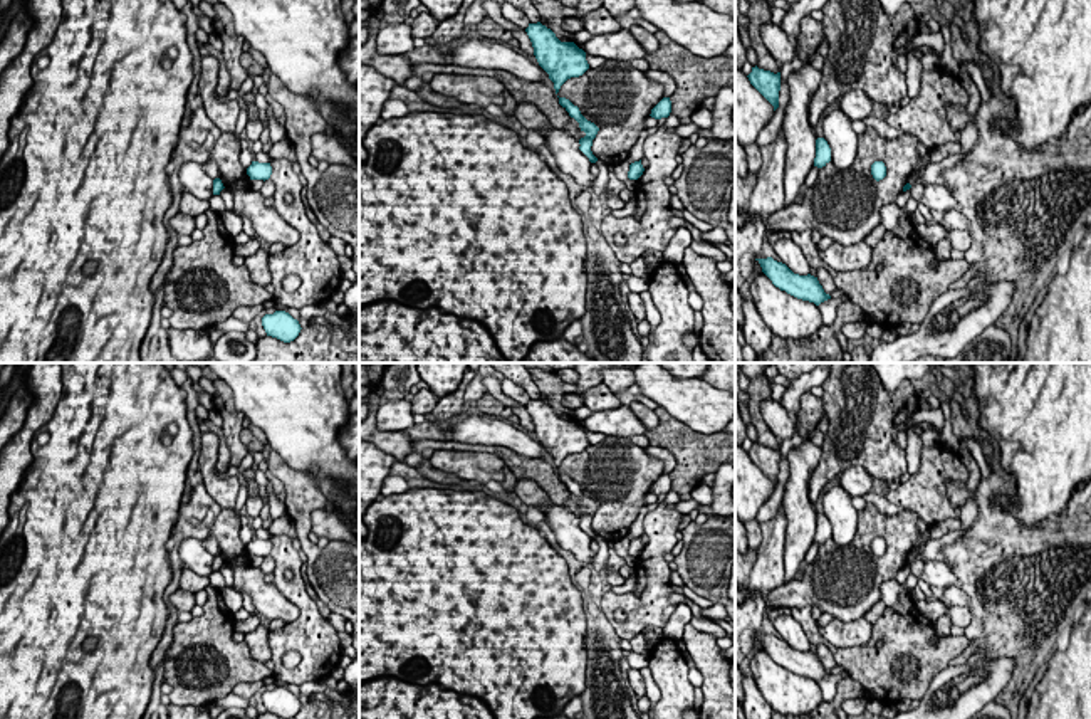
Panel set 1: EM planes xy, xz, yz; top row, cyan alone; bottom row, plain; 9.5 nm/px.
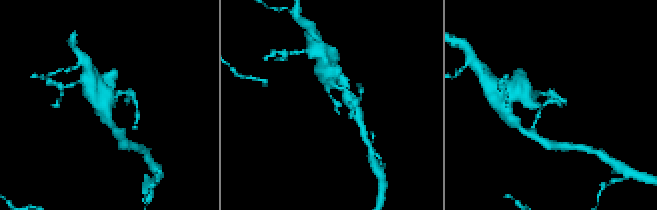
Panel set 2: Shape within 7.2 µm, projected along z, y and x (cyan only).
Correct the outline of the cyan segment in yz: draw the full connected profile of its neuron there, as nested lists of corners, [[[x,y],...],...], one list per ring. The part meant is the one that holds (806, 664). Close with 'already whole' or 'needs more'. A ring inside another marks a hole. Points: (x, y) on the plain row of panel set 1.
[[[772,633],[755,637],[760,640],[762,648],[780,667],[786,667],[787,670],[797,675],[814,679],[816,682],[831,675],[831,672],[824,669],[817,653],[811,650],[807,652],[794,650],[786,640],[777,638]]]; already whole

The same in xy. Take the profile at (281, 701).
[[[275,687],[262,694],[262,702],[267,712],[277,714],[284,719],[294,717],[300,709],[300,701],[285,687]]]; already whole

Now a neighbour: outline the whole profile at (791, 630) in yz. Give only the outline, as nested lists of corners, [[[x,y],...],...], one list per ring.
[[[779,615],[772,620],[774,628],[780,633],[794,650],[811,650],[811,642],[802,630],[802,625],[792,615]]]

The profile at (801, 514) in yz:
[[[811,438],[787,454],[789,477],[784,487],[782,507],[787,517],[784,568],[786,581],[794,580],[816,534],[816,507],[809,501],[809,479],[822,457],[822,449]]]

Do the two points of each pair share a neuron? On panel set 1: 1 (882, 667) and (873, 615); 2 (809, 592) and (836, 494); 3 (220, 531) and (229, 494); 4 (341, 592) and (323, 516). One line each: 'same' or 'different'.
1: different
2: different
3: different
4: different

